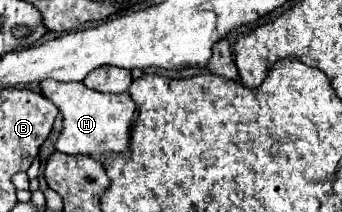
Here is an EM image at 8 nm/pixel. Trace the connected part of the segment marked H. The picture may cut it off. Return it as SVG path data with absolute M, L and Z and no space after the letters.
M42 81L40 89L42 95L50 99L62 113L62 131L56 141L58 151L68 155L92 153L92 157L98 161L102 161L108 153L128 151L130 125L136 105L126 93L98 93L80 81Z

